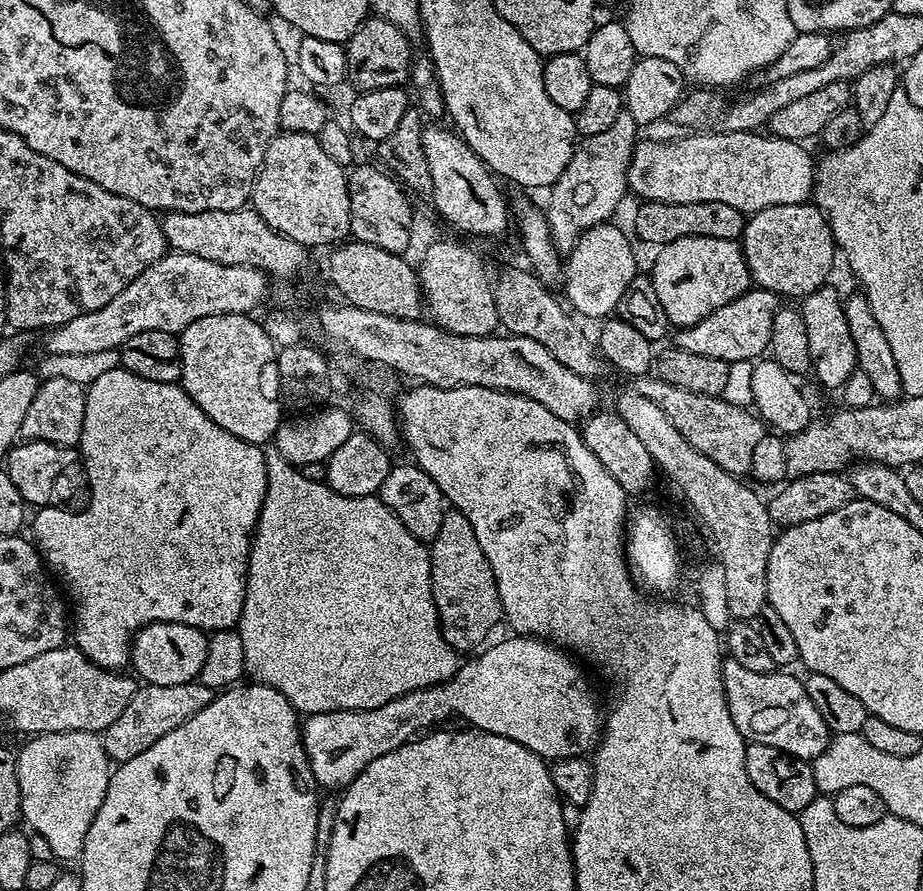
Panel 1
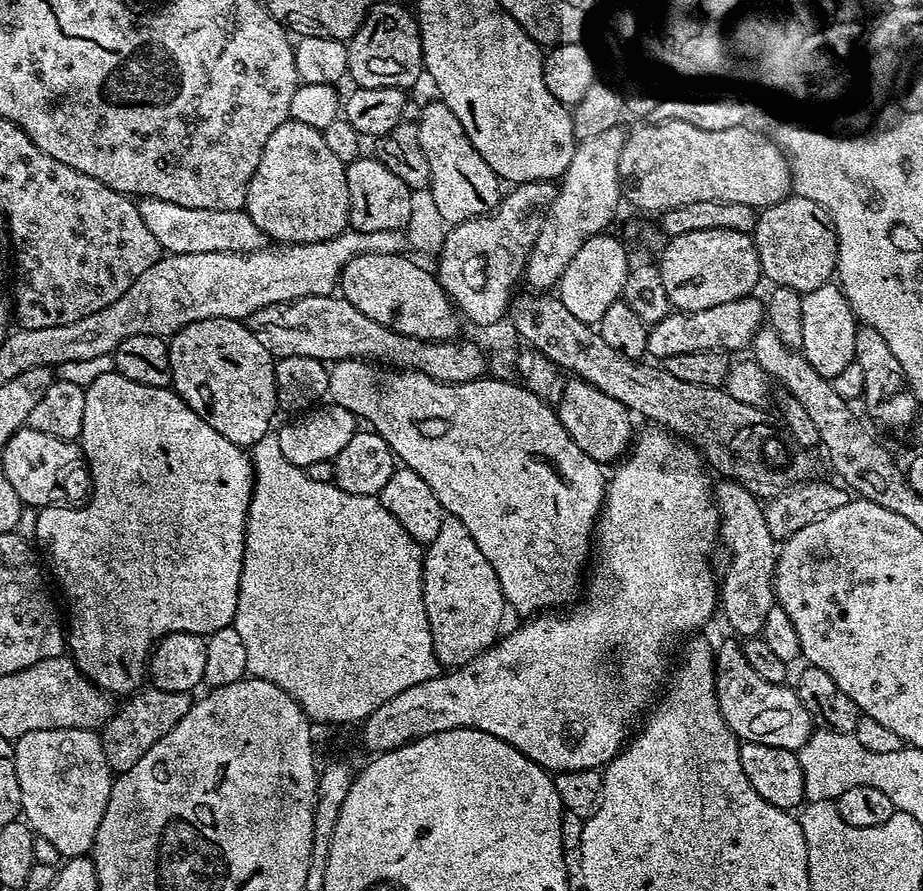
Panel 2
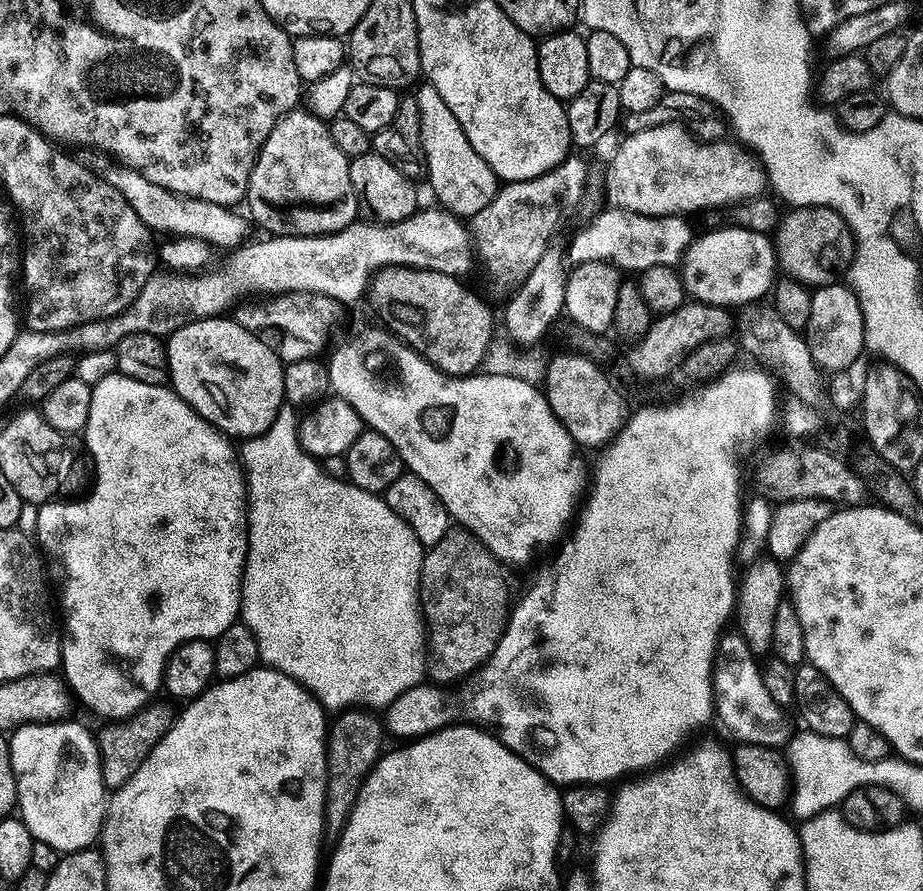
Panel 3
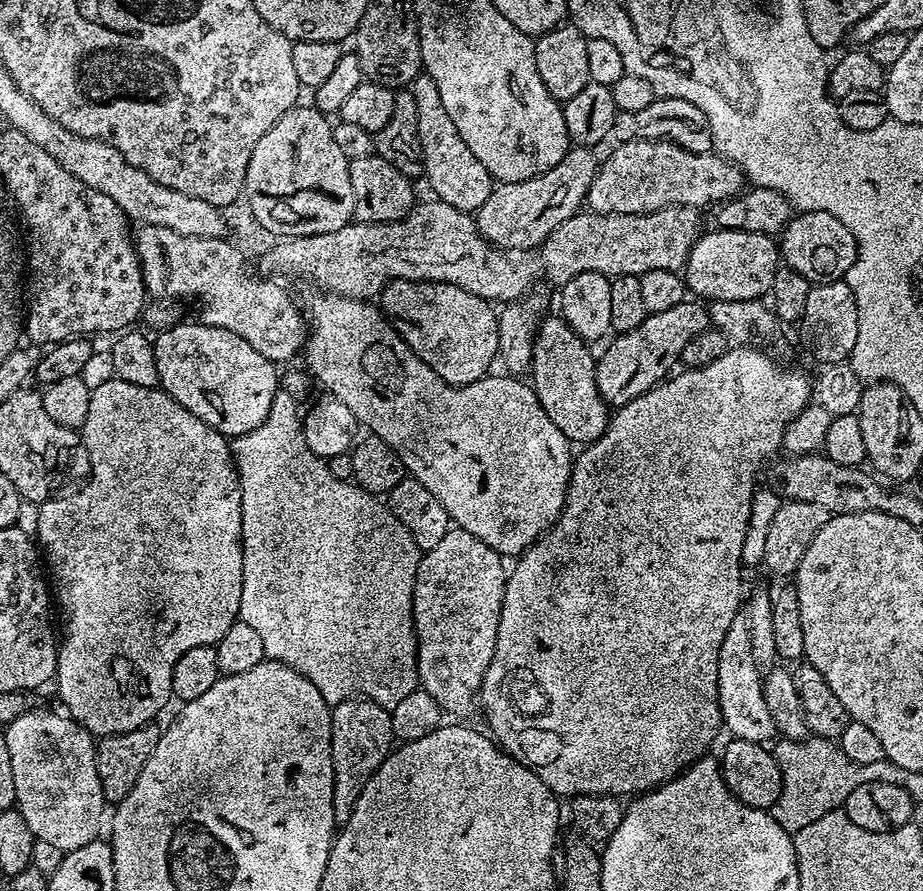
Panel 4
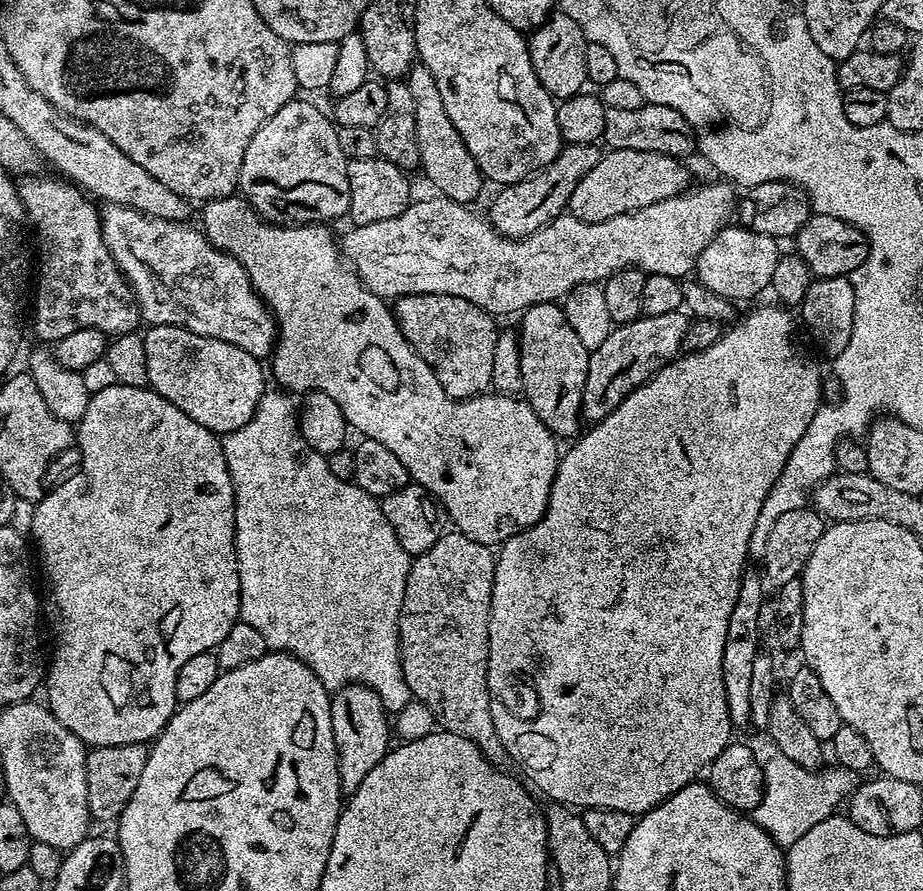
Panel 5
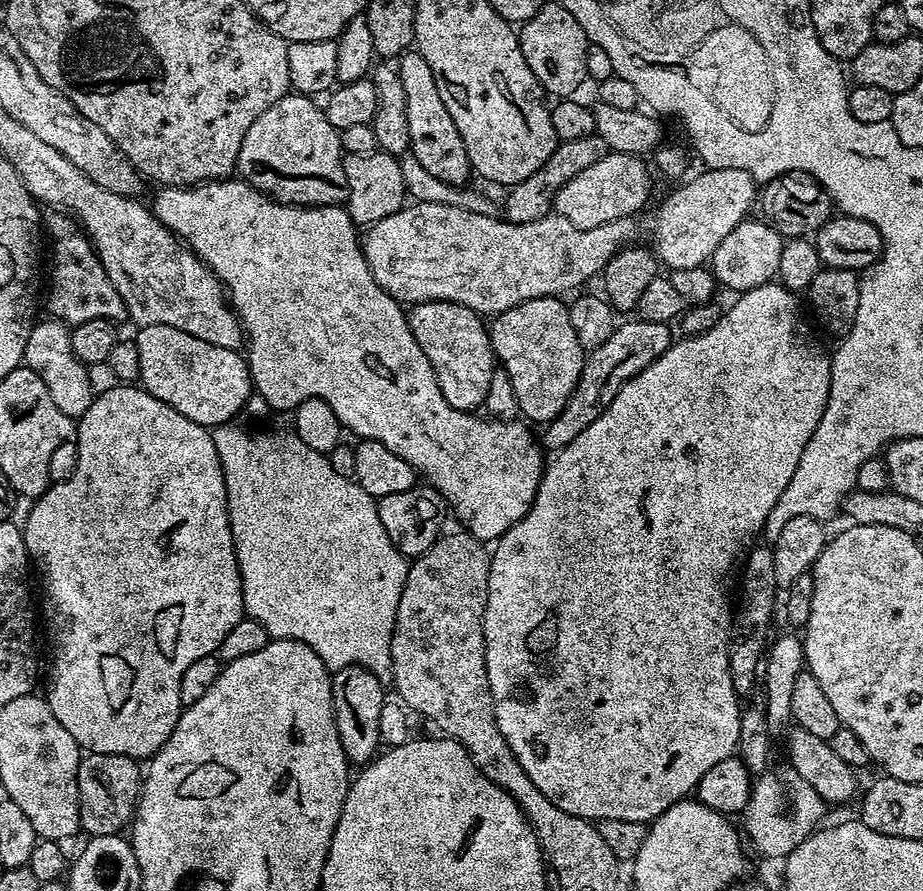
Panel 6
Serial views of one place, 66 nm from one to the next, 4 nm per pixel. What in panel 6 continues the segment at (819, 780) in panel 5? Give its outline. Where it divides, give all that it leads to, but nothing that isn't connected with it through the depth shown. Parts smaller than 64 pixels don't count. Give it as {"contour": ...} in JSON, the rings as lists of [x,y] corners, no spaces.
{"contour":[[[764,774],[752,785],[752,797],[742,813],[743,833],[747,841],[770,858],[785,859],[816,831],[826,811],[823,798],[805,780],[792,778],[788,784],[788,796],[784,788],[771,774]]]}

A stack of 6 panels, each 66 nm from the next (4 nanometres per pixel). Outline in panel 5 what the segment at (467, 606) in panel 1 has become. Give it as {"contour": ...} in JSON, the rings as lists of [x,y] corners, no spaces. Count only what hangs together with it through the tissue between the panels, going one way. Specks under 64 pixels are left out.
{"contour":[[[455,530],[445,531],[430,550],[412,561],[398,630],[402,670],[413,697],[429,708],[443,731],[470,738],[486,759],[500,762],[506,753],[498,738],[498,730],[494,730],[494,718],[490,718],[488,693],[488,619],[492,613],[495,569],[496,556],[489,545],[474,542],[474,538]]]}

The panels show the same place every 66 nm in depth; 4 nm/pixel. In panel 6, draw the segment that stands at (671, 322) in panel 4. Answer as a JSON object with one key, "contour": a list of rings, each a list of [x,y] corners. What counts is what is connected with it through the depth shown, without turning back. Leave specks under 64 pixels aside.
{"contour":[[[639,318],[629,320],[632,320],[629,324],[621,323],[616,327],[610,338],[602,342],[602,346],[591,349],[585,355],[582,374],[562,414],[558,414],[558,418],[554,418],[543,429],[542,444],[545,449],[559,450],[574,442],[574,438],[578,438],[578,434],[582,434],[582,430],[586,430],[586,426],[590,426],[590,422],[594,422],[594,418],[598,418],[598,414],[602,414],[602,410],[614,402],[614,394],[622,390],[626,380],[646,370],[650,362],[657,360],[674,343],[673,329],[669,325]]]}

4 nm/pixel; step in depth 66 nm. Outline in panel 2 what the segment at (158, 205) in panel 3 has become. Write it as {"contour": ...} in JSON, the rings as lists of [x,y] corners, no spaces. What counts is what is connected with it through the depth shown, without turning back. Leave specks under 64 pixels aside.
{"contour":[[[149,196],[139,201],[138,207],[142,220],[154,238],[158,238],[161,249],[174,256],[191,252],[254,252],[266,240],[244,210],[202,210]]]}

